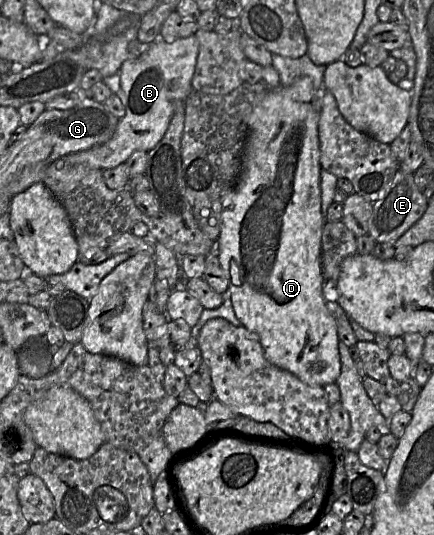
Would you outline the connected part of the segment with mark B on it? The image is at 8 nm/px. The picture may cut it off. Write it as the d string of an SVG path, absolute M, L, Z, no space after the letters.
M195 35L179 38L171 43L158 38L150 43L147 50L140 56L127 59L119 70L120 81L118 84L118 95L125 107L125 115L119 119L113 136L105 144L61 158L64 158L70 164L83 164L91 168L104 170L125 163L135 151L149 152L153 149L165 135L176 111L177 102L184 102L193 91L191 81L195 71L198 51L199 42Z

